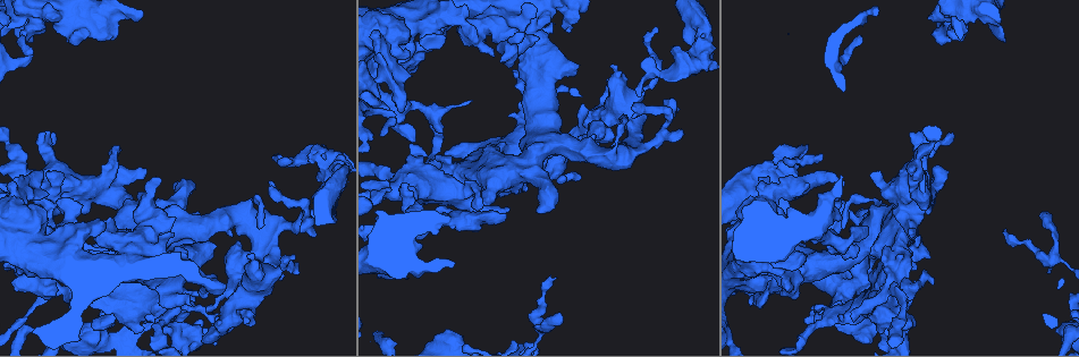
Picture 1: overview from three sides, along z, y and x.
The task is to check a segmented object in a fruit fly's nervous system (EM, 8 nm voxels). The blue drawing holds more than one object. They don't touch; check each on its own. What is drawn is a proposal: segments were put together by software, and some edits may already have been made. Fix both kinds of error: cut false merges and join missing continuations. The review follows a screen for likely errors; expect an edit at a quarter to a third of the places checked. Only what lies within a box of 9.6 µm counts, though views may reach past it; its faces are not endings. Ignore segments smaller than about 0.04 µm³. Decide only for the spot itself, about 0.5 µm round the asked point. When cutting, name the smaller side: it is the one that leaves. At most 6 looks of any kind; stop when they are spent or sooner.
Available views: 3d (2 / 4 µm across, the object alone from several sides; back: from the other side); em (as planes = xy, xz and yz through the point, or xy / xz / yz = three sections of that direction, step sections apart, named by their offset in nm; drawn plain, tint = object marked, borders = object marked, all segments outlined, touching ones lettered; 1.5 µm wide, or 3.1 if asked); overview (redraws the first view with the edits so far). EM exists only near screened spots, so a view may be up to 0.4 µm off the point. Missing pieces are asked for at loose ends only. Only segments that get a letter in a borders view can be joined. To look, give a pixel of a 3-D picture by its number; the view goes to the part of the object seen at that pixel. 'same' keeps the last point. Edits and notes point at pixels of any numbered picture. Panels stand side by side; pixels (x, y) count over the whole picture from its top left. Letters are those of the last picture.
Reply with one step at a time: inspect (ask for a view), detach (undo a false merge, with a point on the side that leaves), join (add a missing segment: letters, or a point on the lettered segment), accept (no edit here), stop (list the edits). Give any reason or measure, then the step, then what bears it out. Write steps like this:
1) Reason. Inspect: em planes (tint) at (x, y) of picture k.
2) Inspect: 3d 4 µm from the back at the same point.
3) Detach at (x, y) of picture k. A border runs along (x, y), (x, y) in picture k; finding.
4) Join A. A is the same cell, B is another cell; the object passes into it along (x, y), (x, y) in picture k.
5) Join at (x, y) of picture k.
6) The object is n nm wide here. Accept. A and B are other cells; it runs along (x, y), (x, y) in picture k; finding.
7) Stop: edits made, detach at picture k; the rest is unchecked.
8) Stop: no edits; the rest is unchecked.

An open end. Inspect: 3d 4 µm at (40, 176) of picture 1.

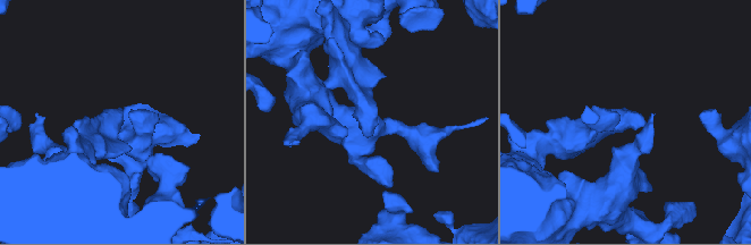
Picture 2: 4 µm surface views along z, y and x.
Need the tissue. Inspect: em yz step 8 (tint) at (369, 134) of picture 2.

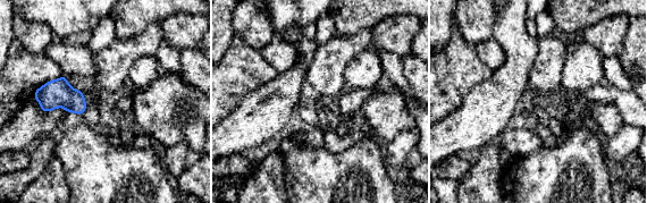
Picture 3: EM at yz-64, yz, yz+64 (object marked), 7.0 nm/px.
Cut it another way. Inspect: em planes (borders) at the same point.

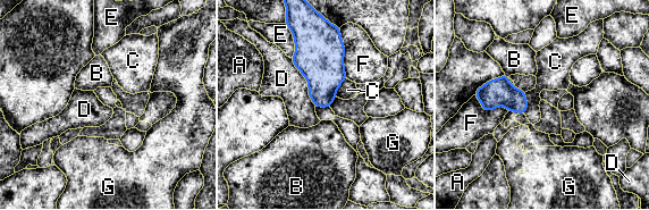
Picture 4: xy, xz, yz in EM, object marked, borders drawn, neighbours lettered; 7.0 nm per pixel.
The longest contact is with D, 400 nm. Accept. A, B, C, D, E, F and G are other cells; none of them fits.

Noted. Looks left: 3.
Inspect: 3d 4 µm at (855, 319) of picture 1.

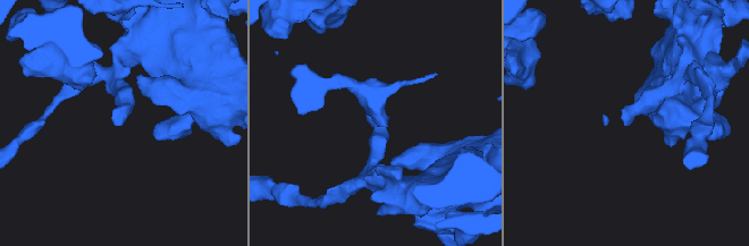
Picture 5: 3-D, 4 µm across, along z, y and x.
Need the tissue. Inspect: em xy step 8 (borders) at (371, 119) of picture 5.

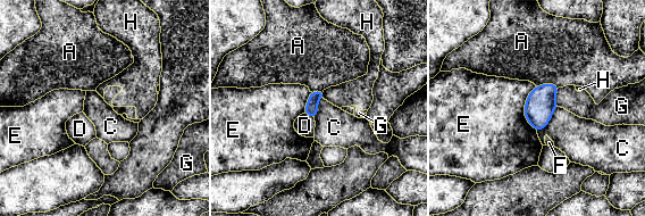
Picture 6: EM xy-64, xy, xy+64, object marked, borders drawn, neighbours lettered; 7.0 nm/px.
The longest contact is with E, 320 nm. Accept. A, C, D, E, F, G and H are other cells; none of them fits.

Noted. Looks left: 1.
Stop: no edits; the rest is unchecked.

